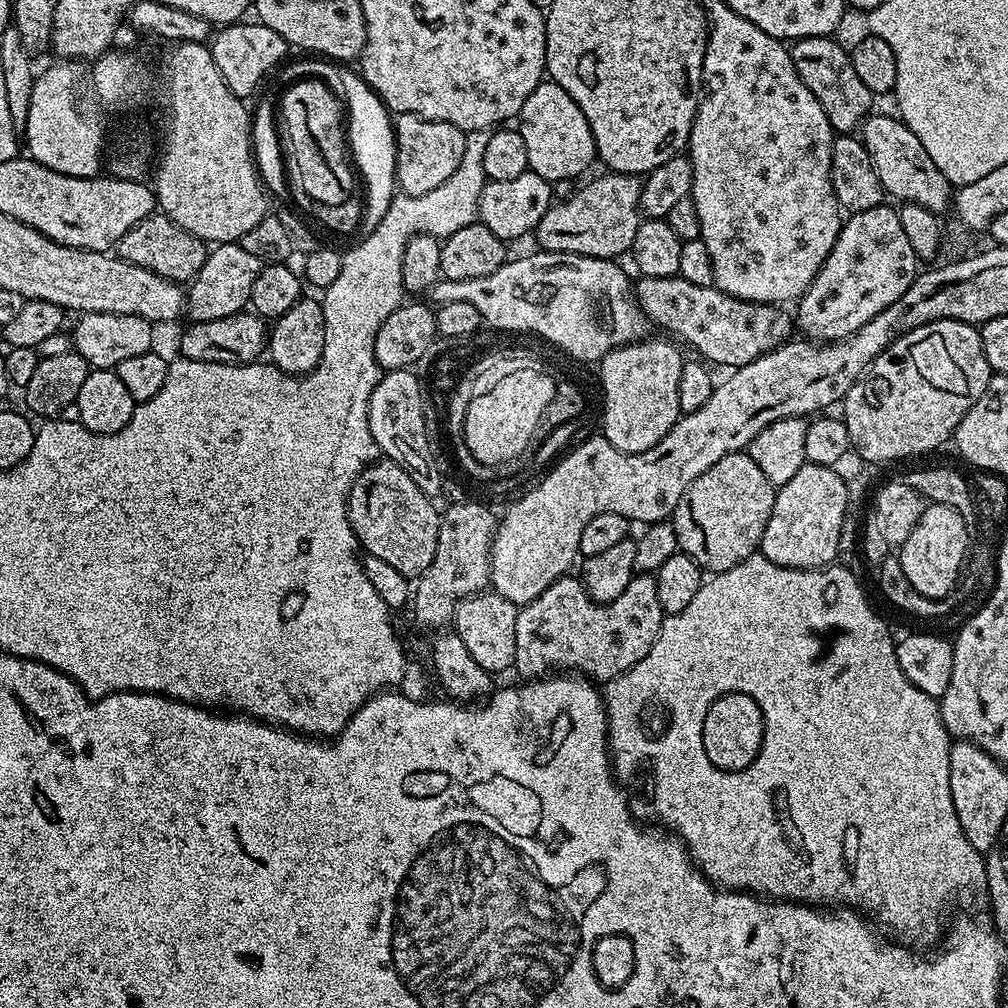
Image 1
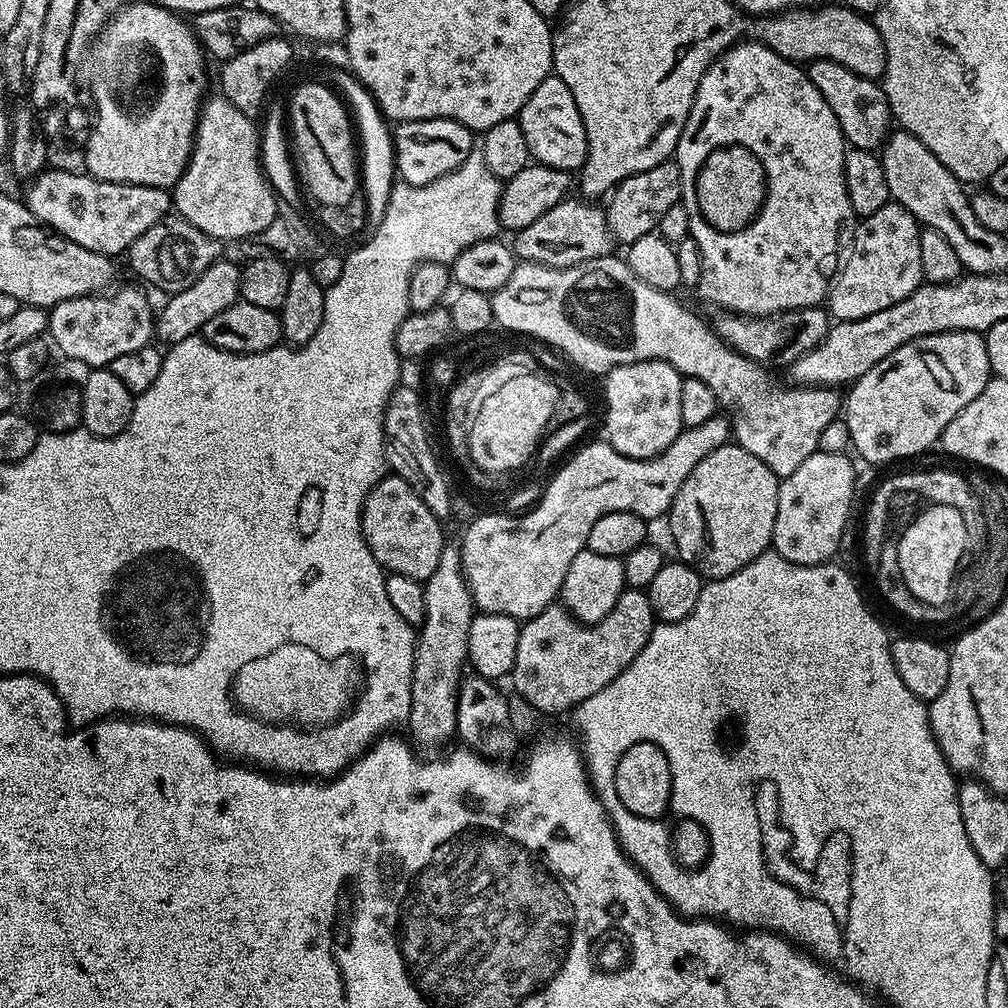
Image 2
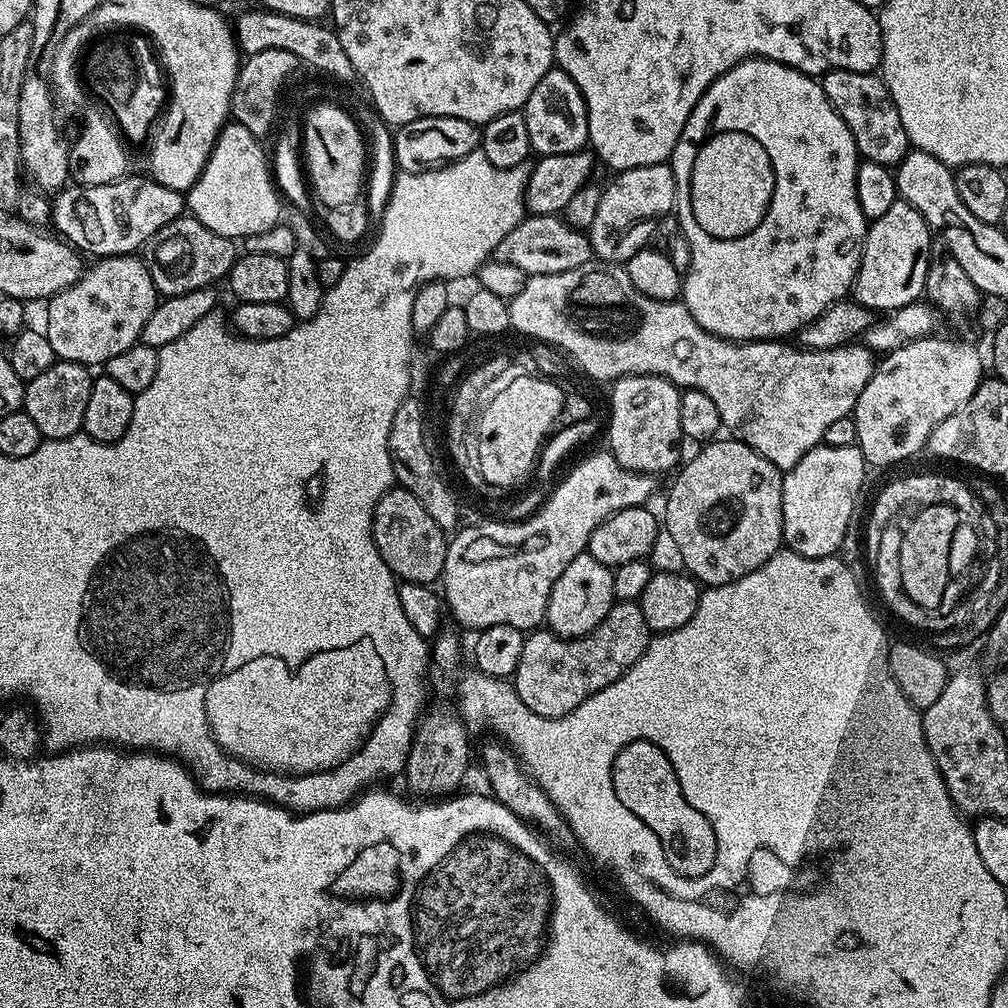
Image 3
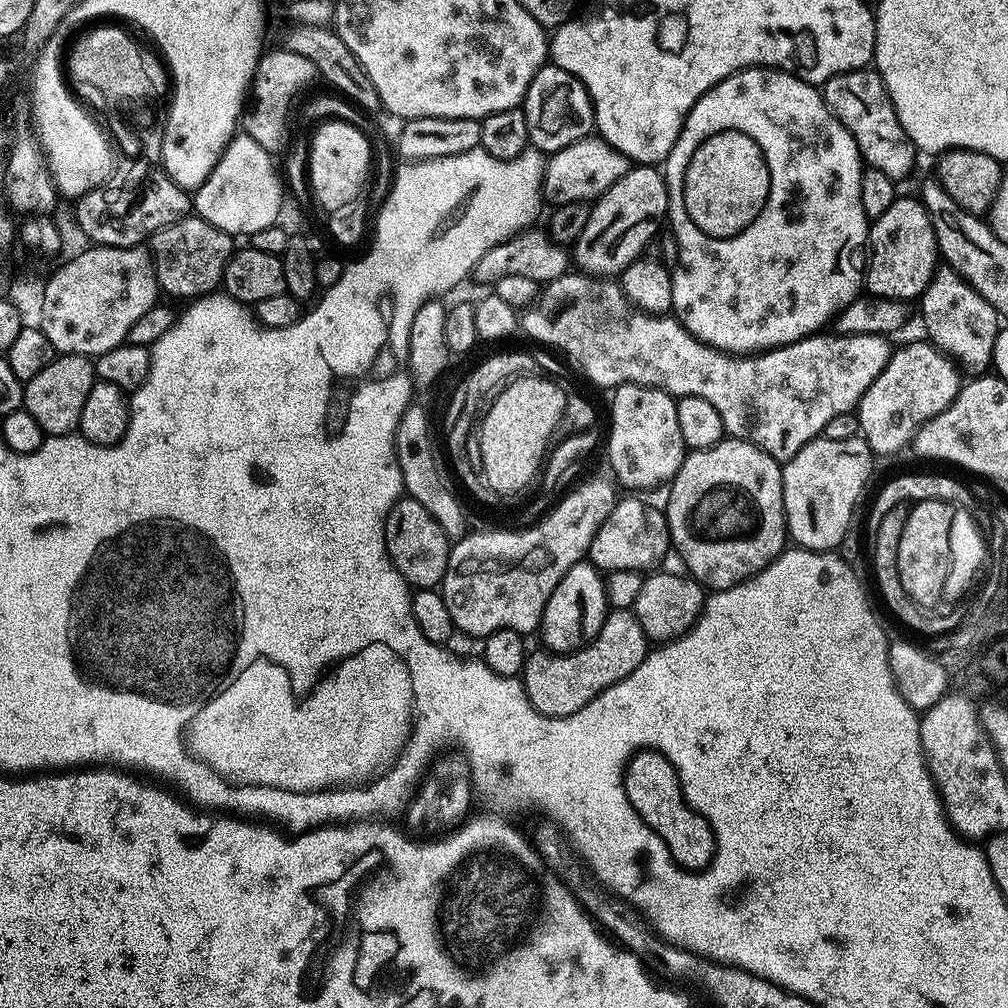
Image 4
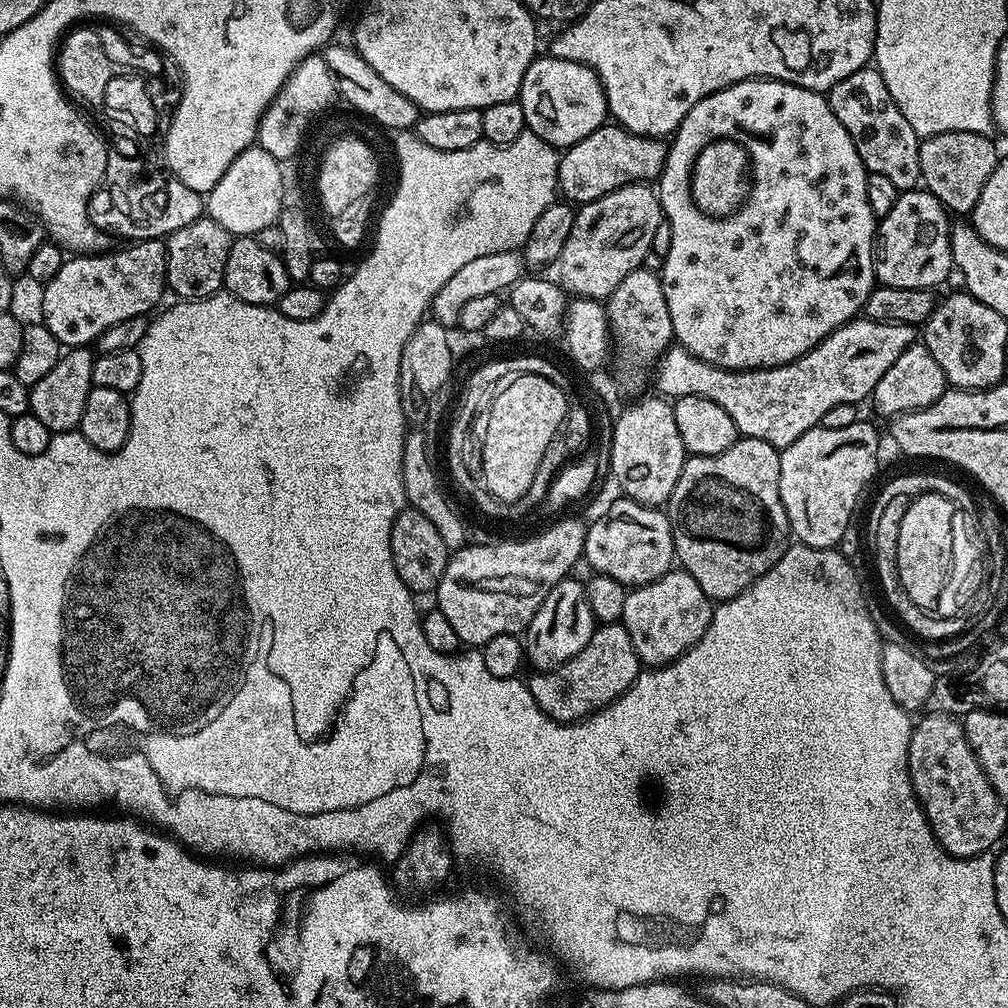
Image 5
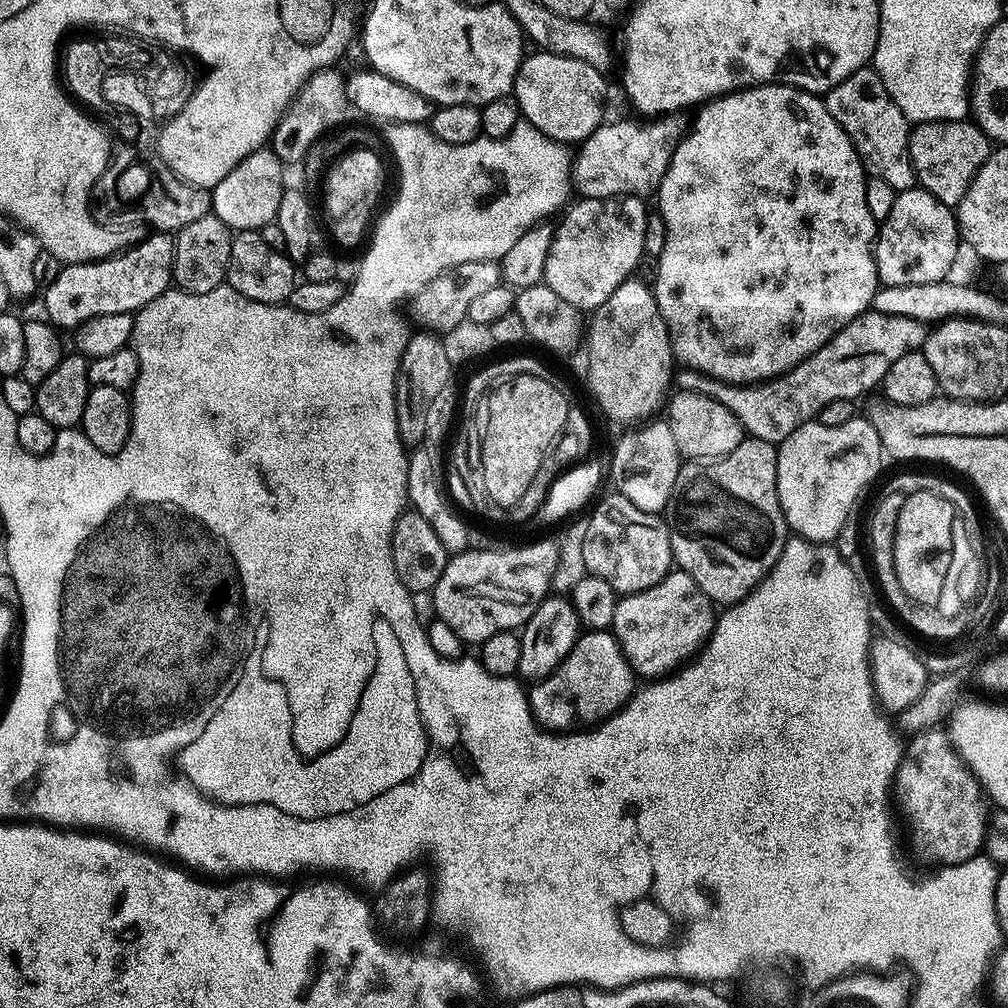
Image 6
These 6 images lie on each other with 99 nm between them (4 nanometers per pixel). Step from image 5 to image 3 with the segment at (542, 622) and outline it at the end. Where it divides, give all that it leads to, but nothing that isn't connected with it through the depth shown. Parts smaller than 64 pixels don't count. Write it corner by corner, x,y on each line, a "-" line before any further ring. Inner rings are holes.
588,551
578,554
566,570
554,582
554,590
550,590
550,602
546,606
547,627
556,636
564,636
568,640
577,640
594,631
606,618
612,605
617,603
614,594
613,569
607,568
598,558
594,558

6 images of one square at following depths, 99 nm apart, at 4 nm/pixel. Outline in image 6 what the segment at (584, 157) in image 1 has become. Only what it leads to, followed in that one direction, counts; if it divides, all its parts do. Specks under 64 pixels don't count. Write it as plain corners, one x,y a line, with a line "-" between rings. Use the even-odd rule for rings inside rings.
547,50
533,53
533,56
528,54
521,59
514,85
514,95
523,119
539,130
541,136
548,136
551,140
568,146
583,142
605,119
605,73
573,56
560,56

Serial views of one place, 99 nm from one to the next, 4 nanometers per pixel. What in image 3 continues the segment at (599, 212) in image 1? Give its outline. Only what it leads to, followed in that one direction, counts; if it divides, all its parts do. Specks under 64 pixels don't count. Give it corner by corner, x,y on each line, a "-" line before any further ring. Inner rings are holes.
525,215
519,224
514,226
498,242
494,249
495,259
510,262
510,266
518,266
525,277
542,274
558,274
566,270
585,267
593,259
592,247
587,235
579,228
571,228
559,215
533,216

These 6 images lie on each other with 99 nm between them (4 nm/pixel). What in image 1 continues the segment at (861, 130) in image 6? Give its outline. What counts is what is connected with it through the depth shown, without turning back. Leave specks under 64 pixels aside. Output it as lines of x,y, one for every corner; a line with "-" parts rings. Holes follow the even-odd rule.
808,36
805,40
795,41
790,51
794,70
798,70
798,78
802,78
806,90
818,98
818,106
826,110
826,118
833,133
852,134
873,111
874,93
868,89
866,82
862,82
862,78
858,78
858,70
854,70
849,49
844,49
834,41
826,36

